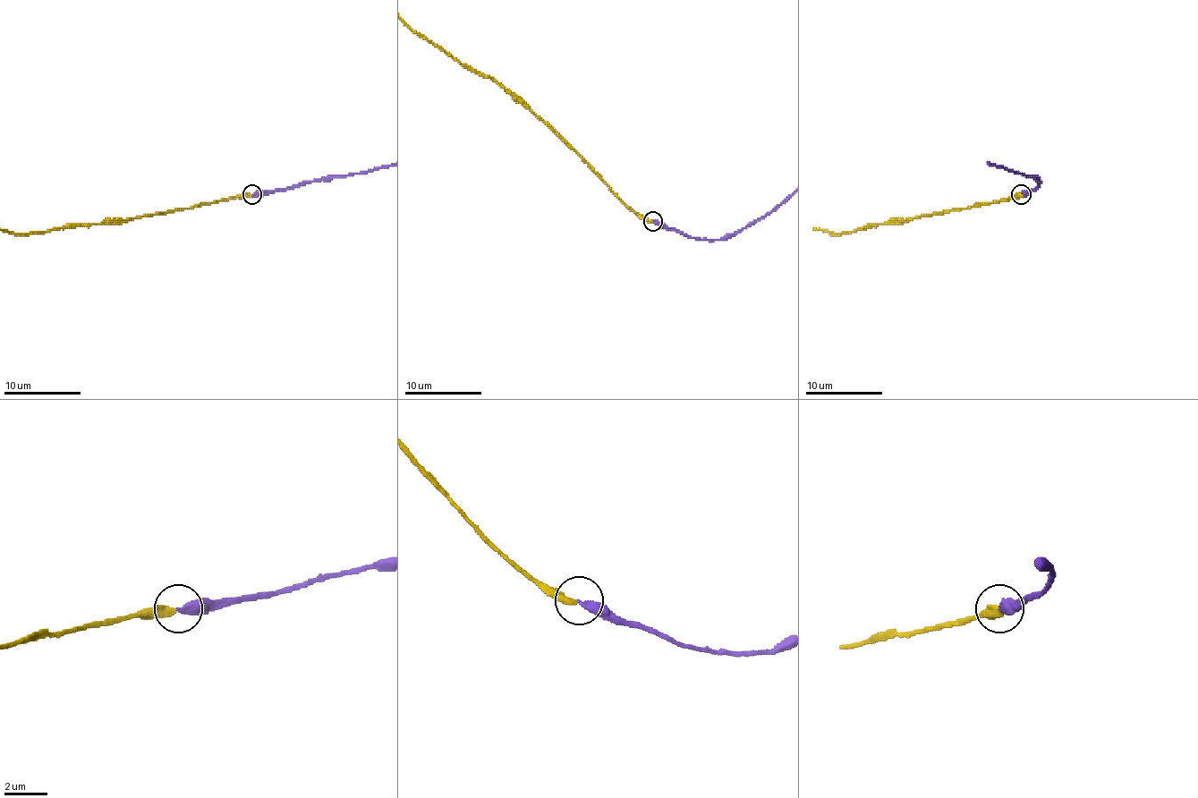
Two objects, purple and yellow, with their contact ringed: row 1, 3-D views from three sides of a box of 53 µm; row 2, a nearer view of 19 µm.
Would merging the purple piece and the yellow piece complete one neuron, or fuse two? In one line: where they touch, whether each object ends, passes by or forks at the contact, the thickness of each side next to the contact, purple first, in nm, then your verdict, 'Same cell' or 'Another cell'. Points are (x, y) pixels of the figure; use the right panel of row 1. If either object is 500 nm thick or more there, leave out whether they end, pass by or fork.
Place: (1021, 194). At the ring purple ends. At the ring yellow ends. Thickness 380 nm (purple) against 360 nm. Another cell

